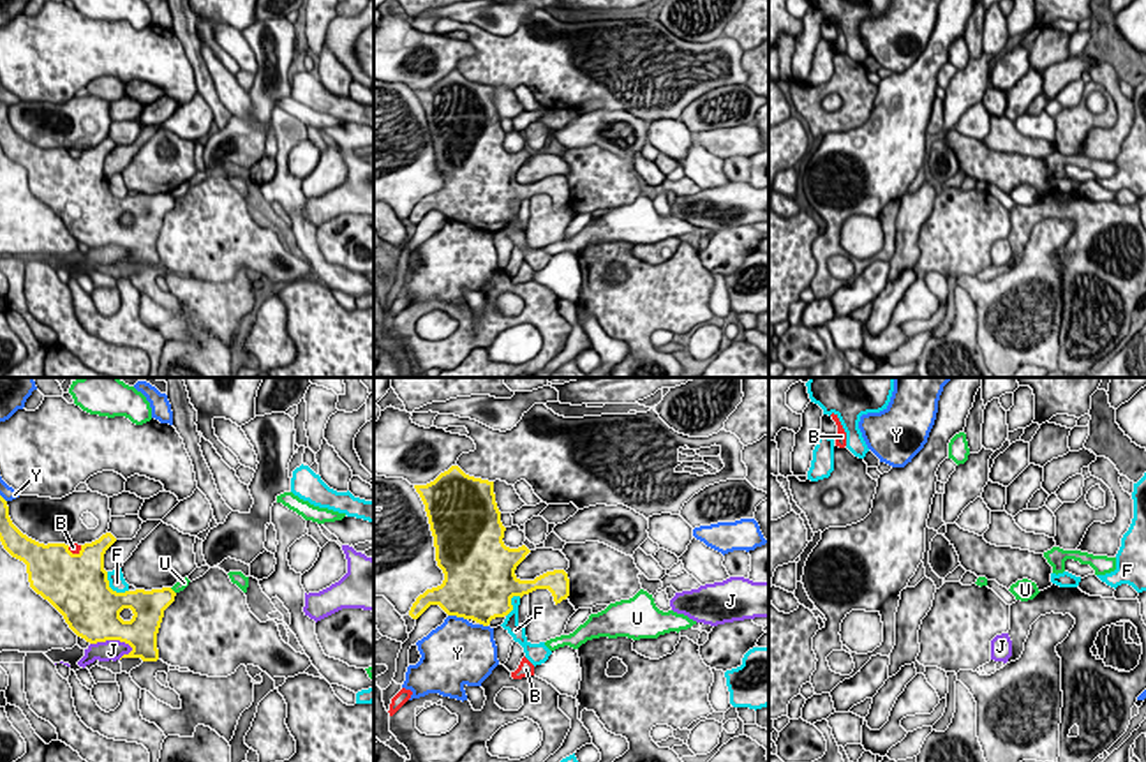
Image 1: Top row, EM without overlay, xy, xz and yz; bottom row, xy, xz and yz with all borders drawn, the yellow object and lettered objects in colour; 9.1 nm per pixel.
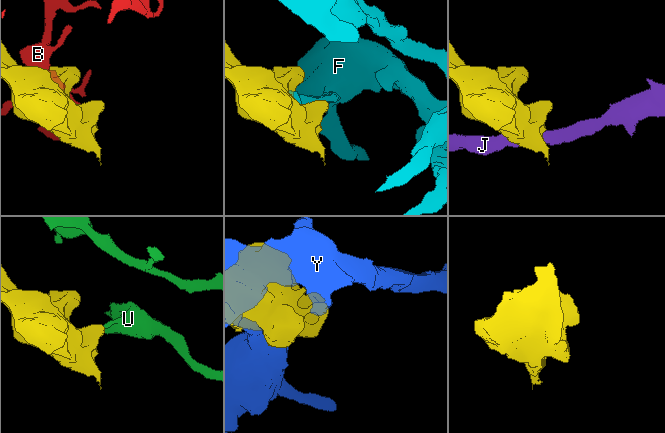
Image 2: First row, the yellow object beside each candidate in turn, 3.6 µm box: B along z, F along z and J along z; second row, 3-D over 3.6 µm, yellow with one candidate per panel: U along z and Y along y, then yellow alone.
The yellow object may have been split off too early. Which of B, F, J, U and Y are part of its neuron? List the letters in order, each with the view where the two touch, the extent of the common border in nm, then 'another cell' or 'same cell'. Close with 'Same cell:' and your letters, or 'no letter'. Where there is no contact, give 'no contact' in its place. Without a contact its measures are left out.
B: meets yellow in xy; contact 150 nm long; another cell
F: meets yellow in xy; contact 280 nm long; another cell
J: meets yellow in xy; contact 400 nm long; another cell
U: meets yellow in xy; contact 80 nm long; another cell
Y: meets yellow in xz; contact 180 nm long; another cell
Same cell: no letter

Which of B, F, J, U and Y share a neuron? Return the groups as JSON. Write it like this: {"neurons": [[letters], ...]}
{"neurons": [["B"], ["F"], ["J"], ["U"], ["Y"]]}

